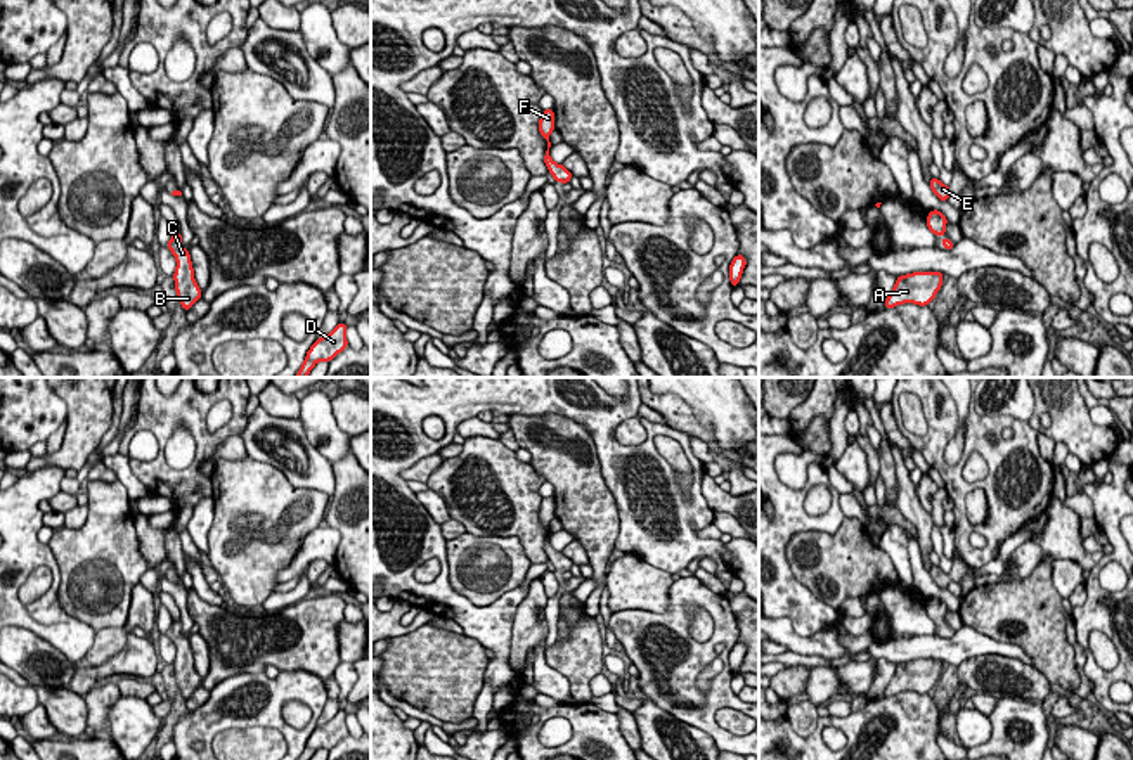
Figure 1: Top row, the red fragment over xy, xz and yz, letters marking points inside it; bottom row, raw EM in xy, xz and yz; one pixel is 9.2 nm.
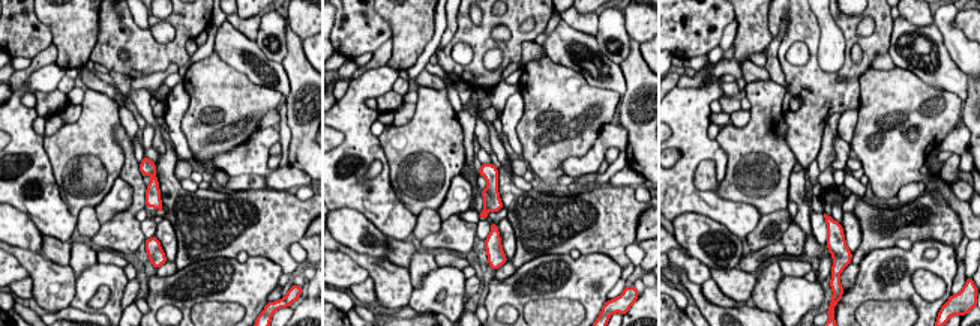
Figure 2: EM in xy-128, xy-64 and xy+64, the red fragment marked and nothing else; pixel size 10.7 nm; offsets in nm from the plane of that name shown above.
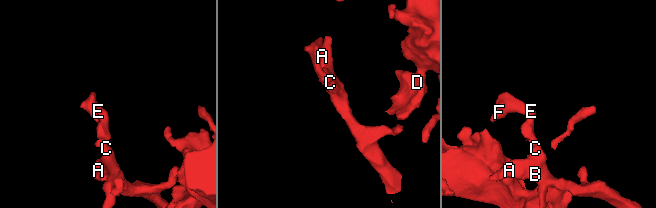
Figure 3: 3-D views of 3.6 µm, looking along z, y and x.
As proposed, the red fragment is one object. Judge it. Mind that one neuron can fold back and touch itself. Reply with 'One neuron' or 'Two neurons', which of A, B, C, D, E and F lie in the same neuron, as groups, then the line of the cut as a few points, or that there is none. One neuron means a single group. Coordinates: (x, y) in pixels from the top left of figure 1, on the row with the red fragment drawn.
One neuron. Groups: A B C D E F. No split

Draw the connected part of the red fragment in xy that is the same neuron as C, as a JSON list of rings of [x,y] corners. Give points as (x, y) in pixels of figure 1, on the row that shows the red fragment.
[[[173,232],[173,237],[166,242],[166,248],[177,260],[177,268],[173,274],[175,291],[182,308],[187,312],[203,296],[203,291],[194,280],[191,254],[182,248],[182,234]]]

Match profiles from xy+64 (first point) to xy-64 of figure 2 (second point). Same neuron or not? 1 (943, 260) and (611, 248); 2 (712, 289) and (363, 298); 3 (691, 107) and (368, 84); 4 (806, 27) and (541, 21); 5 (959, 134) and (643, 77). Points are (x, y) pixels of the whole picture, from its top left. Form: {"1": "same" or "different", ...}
{"1": "different", "2": "same", "3": "same", "4": "same", "5": "different"}

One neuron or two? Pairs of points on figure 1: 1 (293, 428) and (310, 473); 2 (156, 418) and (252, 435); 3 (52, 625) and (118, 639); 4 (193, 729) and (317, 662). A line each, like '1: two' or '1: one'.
1: one
2: two
3: two
4: two

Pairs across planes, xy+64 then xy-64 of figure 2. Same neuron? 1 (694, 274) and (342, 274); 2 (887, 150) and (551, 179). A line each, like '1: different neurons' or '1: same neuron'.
1: same neuron
2: same neuron

